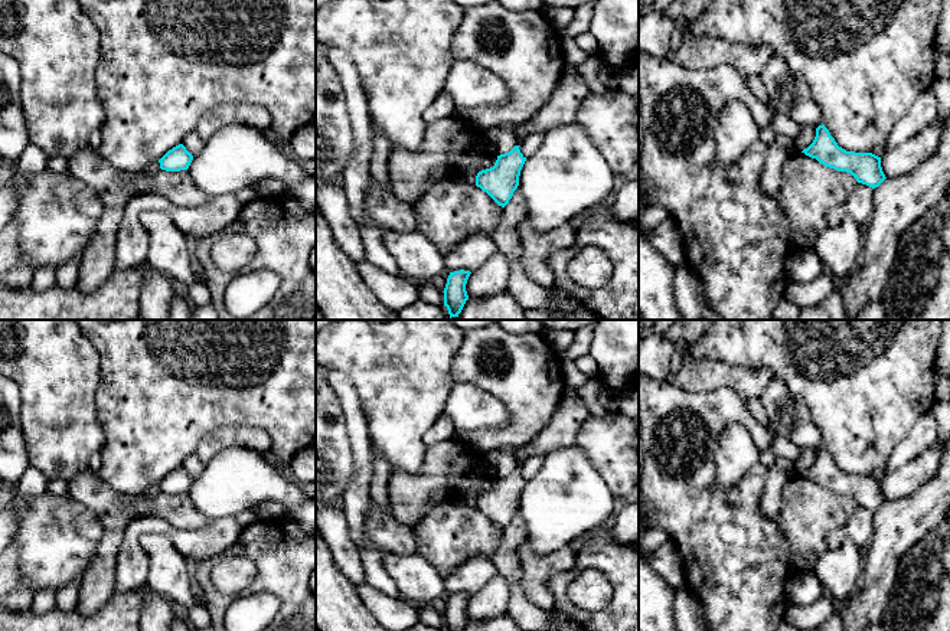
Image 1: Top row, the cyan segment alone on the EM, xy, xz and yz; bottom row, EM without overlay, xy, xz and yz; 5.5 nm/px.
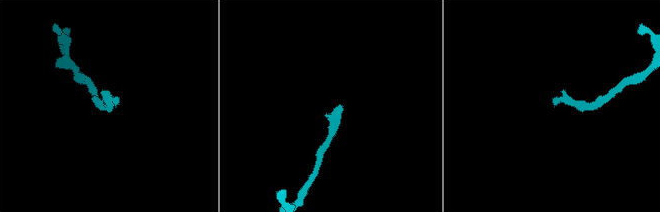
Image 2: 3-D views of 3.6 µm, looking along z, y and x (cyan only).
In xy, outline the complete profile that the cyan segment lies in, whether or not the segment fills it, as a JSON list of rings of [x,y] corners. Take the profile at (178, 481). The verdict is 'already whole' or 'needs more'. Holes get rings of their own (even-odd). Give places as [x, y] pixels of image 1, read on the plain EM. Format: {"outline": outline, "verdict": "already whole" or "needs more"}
{"outline": [[[179,467],[169,473],[160,483],[160,491],[166,494],[187,493],[193,478],[186,473],[183,467]]], "verdict": "already whole"}

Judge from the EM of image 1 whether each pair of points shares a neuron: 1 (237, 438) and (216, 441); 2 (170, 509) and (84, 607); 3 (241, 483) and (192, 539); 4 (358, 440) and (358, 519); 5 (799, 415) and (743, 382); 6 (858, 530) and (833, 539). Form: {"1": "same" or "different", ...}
{"1": "same", "2": "same", "3": "different", "4": "same", "5": "different", "6": "same"}

